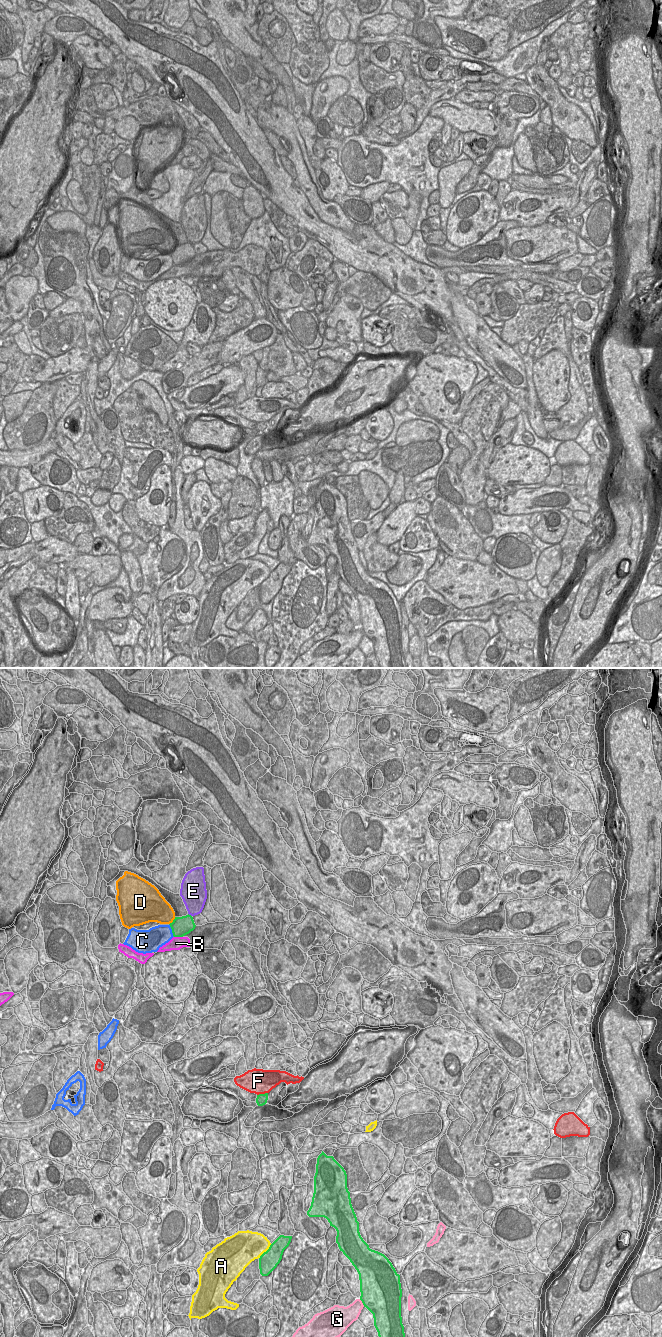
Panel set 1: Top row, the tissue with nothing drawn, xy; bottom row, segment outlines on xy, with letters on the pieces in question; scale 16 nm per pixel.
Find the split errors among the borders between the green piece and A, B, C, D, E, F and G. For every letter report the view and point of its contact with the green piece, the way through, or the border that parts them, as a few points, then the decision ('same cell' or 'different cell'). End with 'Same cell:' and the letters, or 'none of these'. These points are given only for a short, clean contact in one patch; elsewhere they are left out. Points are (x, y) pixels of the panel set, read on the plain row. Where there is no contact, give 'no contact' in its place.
A: xy (266, 579) | different cell
B: xy (178, 264) | along xy (174, 264), (182, 265) | different cell
C: xy (172, 258) | different cell
D: xy (173, 249) | along xy (175, 245), (169, 252) | different cell
E: xy (190, 243) | along xy (188, 241), (191, 244) | different cell
F: xy (262, 422) | different cell
G: xy (362, 630) | different cell
Same cell: none of these

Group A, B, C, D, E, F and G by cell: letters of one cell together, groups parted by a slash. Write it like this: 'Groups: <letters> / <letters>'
Groups: A / B / C / D / E / F / G.

